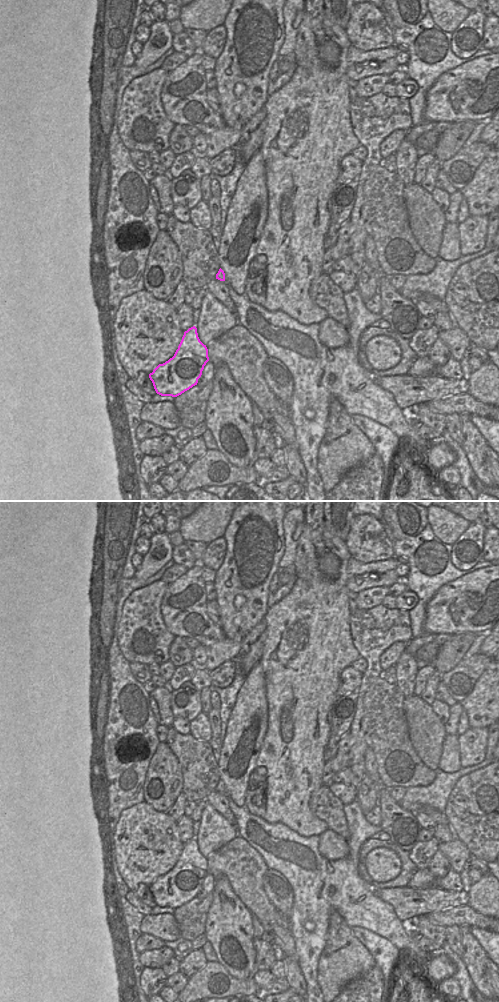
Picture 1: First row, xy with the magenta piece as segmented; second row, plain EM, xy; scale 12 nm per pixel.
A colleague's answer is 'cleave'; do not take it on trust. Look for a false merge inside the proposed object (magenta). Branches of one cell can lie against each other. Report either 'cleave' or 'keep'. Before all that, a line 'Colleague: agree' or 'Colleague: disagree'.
Colleague: disagree
keep

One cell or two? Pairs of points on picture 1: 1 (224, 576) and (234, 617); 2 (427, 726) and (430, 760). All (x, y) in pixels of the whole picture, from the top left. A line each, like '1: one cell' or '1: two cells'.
1: one cell
2: one cell

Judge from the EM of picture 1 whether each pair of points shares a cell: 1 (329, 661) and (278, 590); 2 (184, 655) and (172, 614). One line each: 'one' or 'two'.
1: two
2: two

